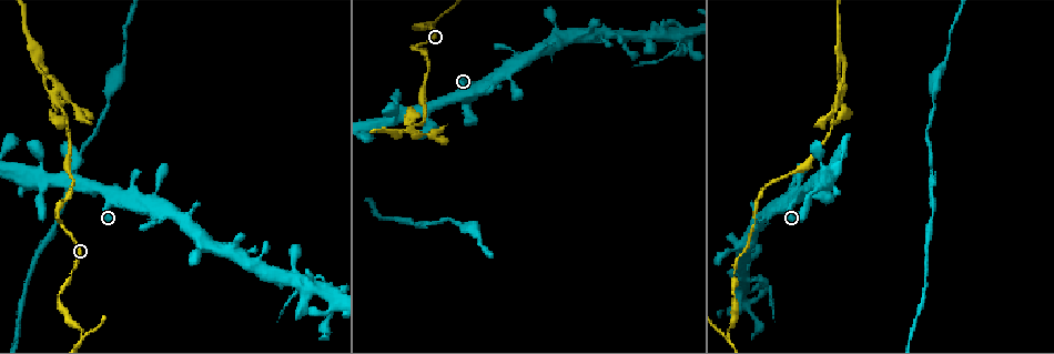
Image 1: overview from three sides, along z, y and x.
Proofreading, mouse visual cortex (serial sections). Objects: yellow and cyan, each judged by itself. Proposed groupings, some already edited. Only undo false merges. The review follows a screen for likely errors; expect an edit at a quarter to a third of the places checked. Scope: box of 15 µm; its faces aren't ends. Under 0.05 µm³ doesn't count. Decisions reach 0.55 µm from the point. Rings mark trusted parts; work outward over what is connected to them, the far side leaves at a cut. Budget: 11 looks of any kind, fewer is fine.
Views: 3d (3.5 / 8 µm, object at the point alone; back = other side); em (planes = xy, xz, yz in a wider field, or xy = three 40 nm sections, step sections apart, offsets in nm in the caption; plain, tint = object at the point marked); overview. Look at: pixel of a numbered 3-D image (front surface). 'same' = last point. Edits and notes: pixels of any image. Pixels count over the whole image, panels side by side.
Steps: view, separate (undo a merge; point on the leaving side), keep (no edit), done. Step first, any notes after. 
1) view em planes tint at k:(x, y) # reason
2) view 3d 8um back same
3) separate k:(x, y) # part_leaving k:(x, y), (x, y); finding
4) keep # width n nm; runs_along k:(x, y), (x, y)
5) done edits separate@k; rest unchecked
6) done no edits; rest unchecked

view 3d 3.5um at 1:(397, 117) # abrupt turn

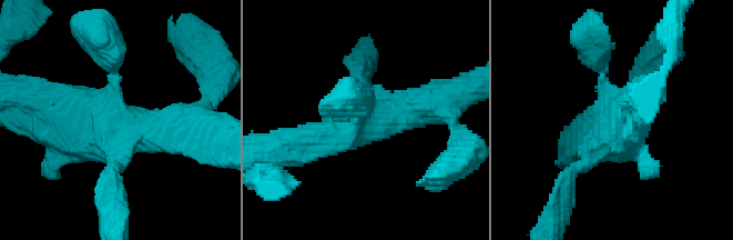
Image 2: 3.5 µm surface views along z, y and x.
view em xy step 1 tint at 2:(116, 122)

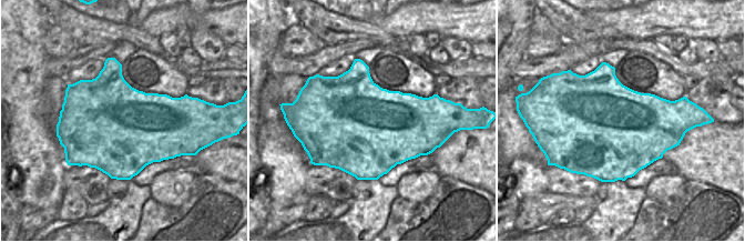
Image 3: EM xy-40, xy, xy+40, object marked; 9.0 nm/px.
keep # runs_along 2:(434, 102), (301, 142); all the same cell

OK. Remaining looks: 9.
view 3d 3.5um at 1:(726, 335) # three-way junction

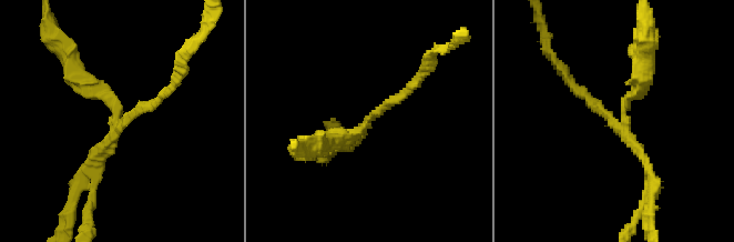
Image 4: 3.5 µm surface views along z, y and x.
view em xy step 1 tint at 4:(625, 125) # now the EM

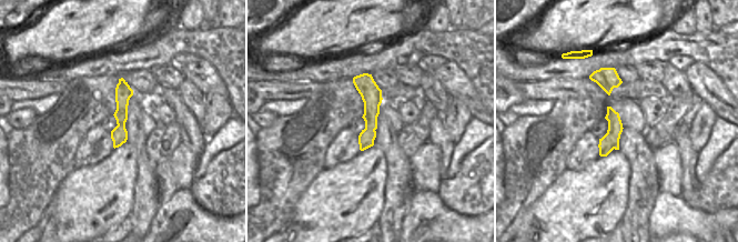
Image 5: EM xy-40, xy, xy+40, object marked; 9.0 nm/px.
separate 4:(141, 104) # arm_widths 150, 150, 250 nm; part_leaving 4:(116, 123), (167, 92), (181, 62); two cells meet here

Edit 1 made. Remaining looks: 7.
view overview

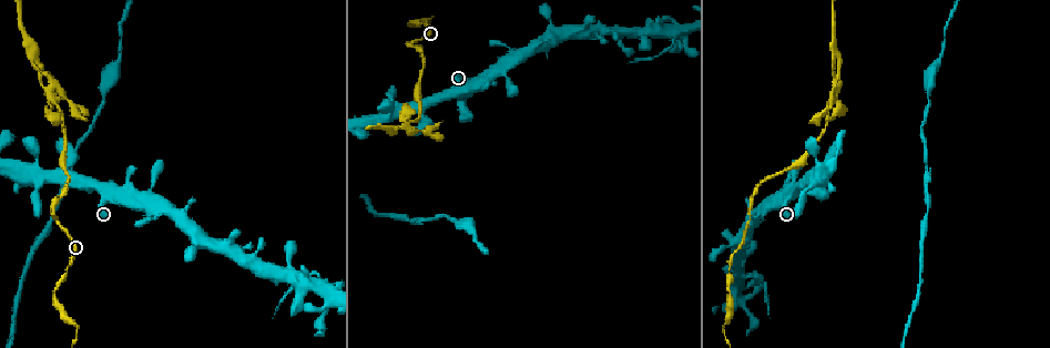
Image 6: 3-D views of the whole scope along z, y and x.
view 3d 3.5um at 6:(752, 215) # a narrow waist

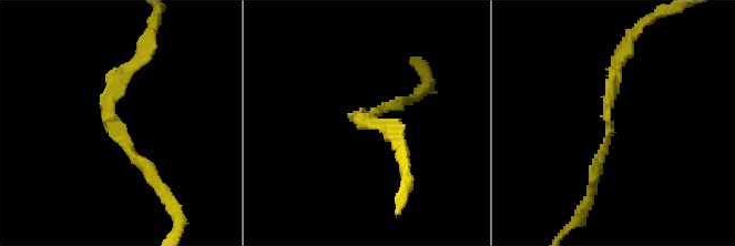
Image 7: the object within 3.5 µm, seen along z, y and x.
keep # runs_along 7:(592, 183), (610, 135), (606, 104), (619, 63); continuous, no second cell

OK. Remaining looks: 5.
view 3d 8um at 6:(665, 34) # sharp bend

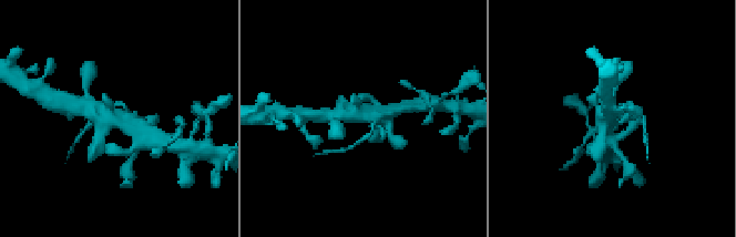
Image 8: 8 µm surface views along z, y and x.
view 3d 3.5um at 8:(114, 113) # zoom in

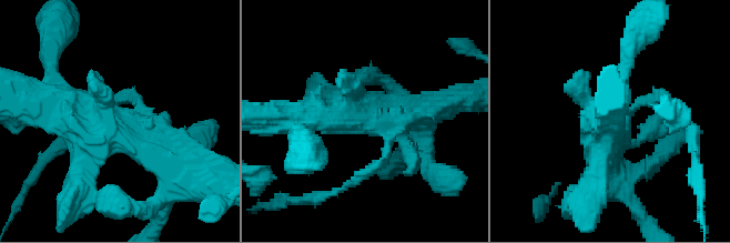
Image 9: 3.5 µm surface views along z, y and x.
separate 9:(374, 168) # part_leaving 9:(385, 138), (382, 161), (321, 195); a second cell is stuck on

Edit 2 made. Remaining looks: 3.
done edits separate@4, separate@9; rest unchecked

